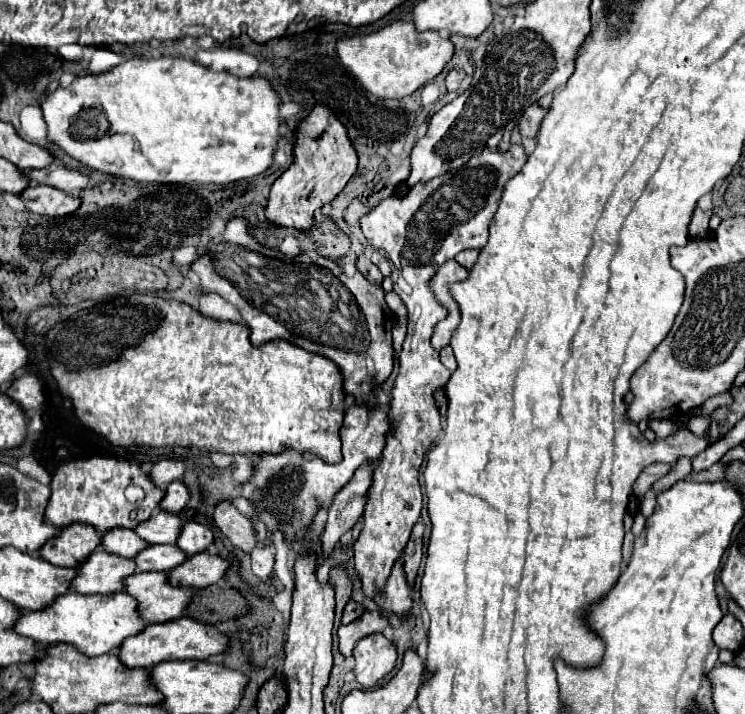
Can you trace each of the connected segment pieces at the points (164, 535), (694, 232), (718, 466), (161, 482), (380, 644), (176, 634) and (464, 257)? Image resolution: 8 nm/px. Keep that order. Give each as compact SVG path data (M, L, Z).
M156 509L152 517L134 531L148 543L176 543L182 531L182 519L176 513Z
M700 207L694 209L694 215L692 215L692 221L688 225L688 231L690 231L690 237L694 239L702 239L706 237L708 233L708 219L710 219L710 211L702 211Z
M718 462L714 464L710 469L699 473L692 471L690 474L692 479L697 482L718 481L725 478L726 469L726 464Z
M166 459L166 461L160 461L152 467L150 471L150 477L154 479L154 483L158 487L168 487L170 481L176 481L176 479L182 479L186 471L186 465L182 459Z
M374 633L364 637L356 645L354 659L356 659L356 667L354 667L356 681L362 687L370 689L378 685L390 671L394 671L398 653L392 641L388 641L382 633Z
M182 617L174 623L156 623L148 625L142 635L134 635L122 643L118 649L118 657L126 667L154 667L154 663L174 661L174 659L208 659L212 655L220 655L228 649L228 635L220 633L214 625L198 623L196 619Z
M466 249L466 251L458 253L454 259L456 259L458 265L462 265L464 269L470 269L470 267L476 263L476 259L478 259L478 251L476 251L476 249Z

